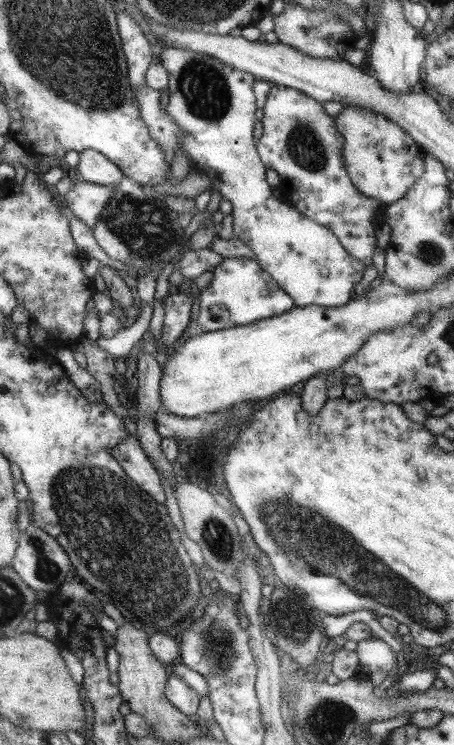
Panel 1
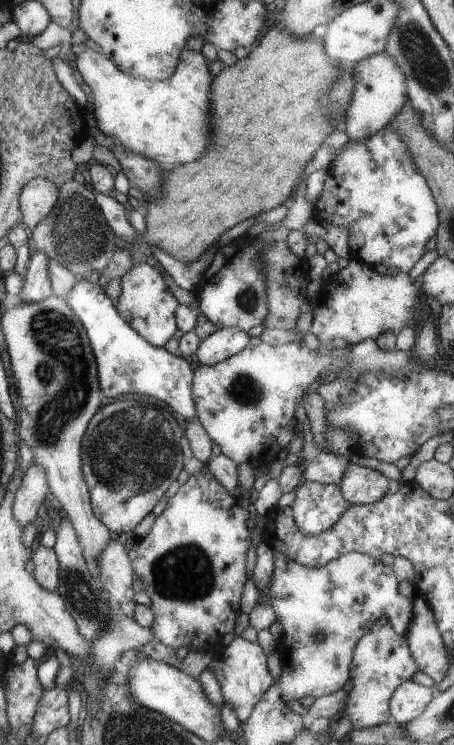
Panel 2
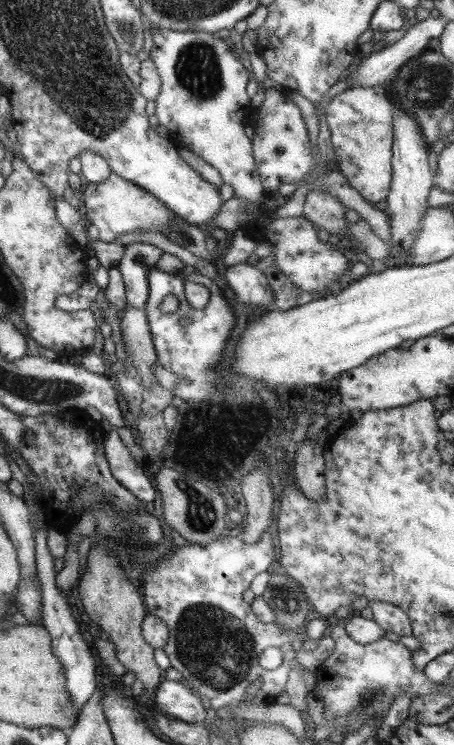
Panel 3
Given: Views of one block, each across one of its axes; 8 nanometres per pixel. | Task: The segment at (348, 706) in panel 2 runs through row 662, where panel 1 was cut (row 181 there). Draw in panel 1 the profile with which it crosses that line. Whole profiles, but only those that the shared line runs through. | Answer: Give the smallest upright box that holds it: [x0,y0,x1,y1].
[332,105,424,204]

